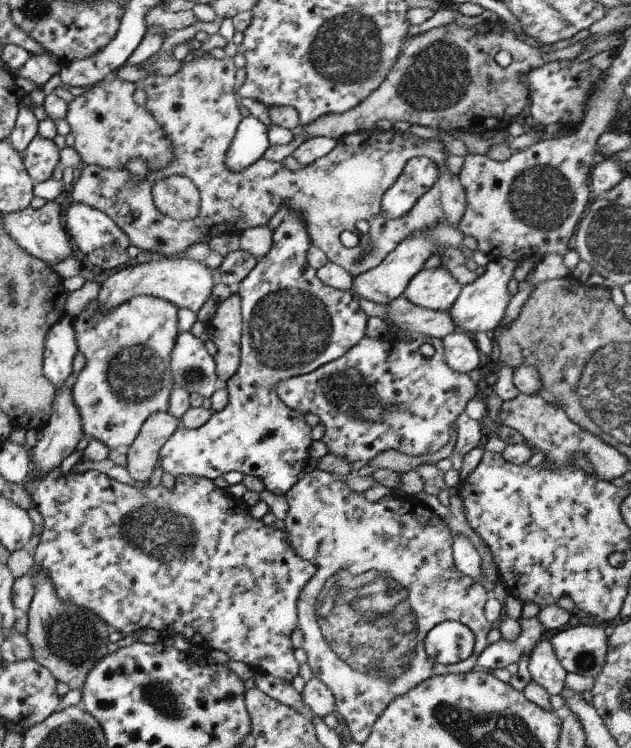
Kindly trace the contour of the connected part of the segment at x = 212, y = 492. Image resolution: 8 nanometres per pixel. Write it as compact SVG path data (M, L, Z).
M49 470L47 474L40 477L29 477L23 482L24 489L30 495L32 506L35 507L43 525L39 536L39 542L32 555L34 564L44 572L44 576L50 581L54 588L56 597L62 603L69 603L76 607L87 609L90 614L99 617L111 631L119 632L121 637L131 635L139 629L153 628L157 632L166 634L181 634L183 638L195 646L221 650L228 658L243 662L254 672L267 673L275 678L282 678L291 683L297 675L297 662L293 657L293 648L289 641L289 635L298 626L296 615L296 602L301 589L314 575L315 567L310 562L299 558L292 551L288 534L281 528L279 523L266 525L261 519L253 518L247 512L247 506L241 498L230 497L213 485L208 478L197 475L177 475L174 484L167 489L162 485L147 489L131 487L117 480L107 477L104 473L94 470L86 470L74 474L73 470L68 473L60 473L57 470Z

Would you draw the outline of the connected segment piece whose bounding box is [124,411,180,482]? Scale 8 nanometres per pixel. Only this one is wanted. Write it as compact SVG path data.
M166 411L151 413L125 452L125 468L135 482L153 477L159 449L179 428L179 422Z

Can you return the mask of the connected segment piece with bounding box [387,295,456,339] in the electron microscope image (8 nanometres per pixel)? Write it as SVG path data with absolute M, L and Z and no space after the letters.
M403 295L394 298L387 306L389 320L401 331L442 339L456 329L447 311L424 309L410 303Z

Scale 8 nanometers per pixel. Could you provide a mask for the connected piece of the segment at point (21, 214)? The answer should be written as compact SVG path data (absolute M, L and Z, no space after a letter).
M47 201L40 209L30 207L13 211L9 214L2 214L4 231L25 251L27 254L42 260L49 266L71 257L71 247L69 239L64 234L64 226L59 214L59 205L52 201Z

